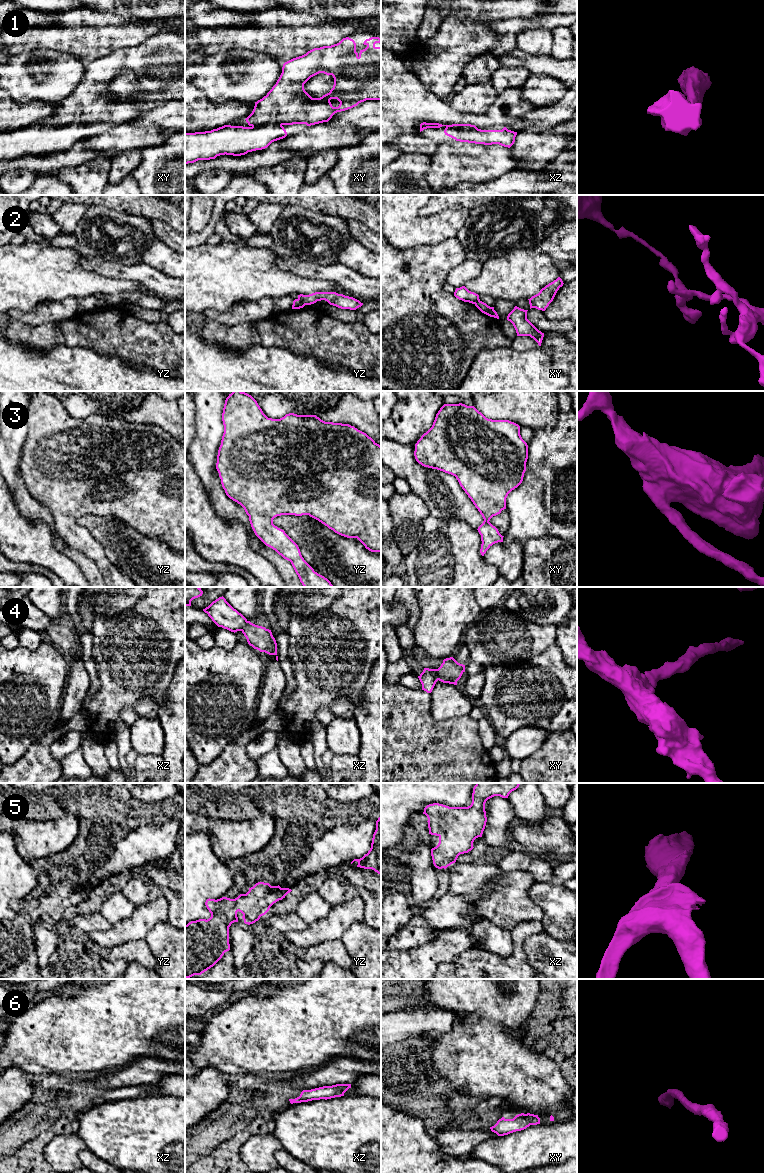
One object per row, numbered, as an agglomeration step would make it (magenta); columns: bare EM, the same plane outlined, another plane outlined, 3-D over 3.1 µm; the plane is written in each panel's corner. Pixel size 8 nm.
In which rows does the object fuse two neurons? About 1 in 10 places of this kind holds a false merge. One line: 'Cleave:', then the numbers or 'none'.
Cleave: 2

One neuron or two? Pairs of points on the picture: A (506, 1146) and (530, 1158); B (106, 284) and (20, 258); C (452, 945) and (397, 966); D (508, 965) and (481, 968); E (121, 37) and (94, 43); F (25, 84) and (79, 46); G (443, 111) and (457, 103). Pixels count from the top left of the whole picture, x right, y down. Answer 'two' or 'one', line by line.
A: one
B: one
C: one
D: one
E: one
F: two
G: two

